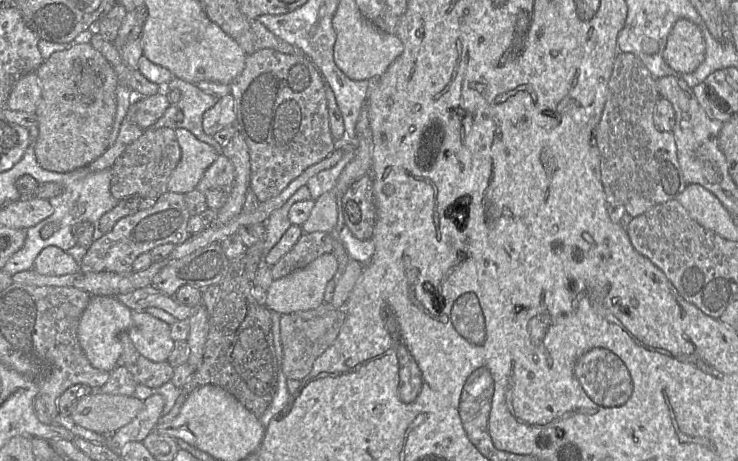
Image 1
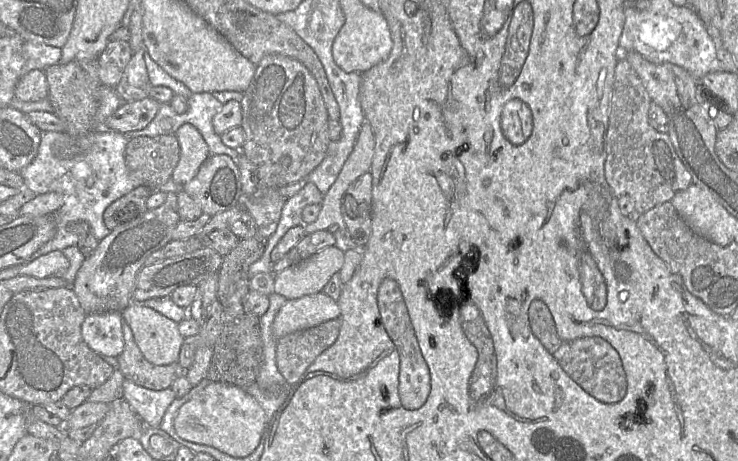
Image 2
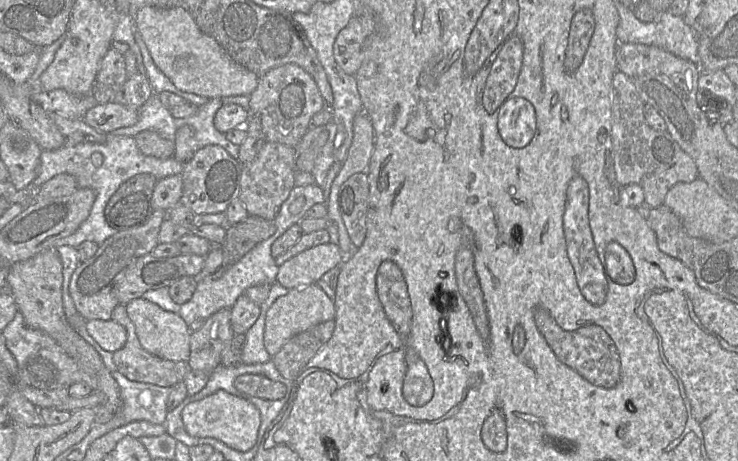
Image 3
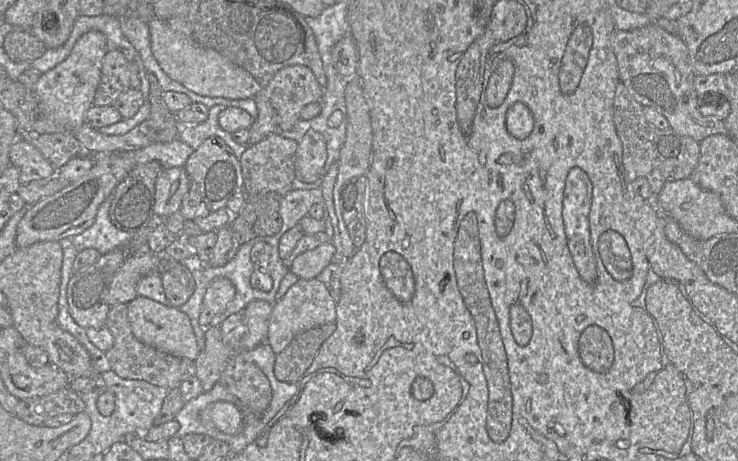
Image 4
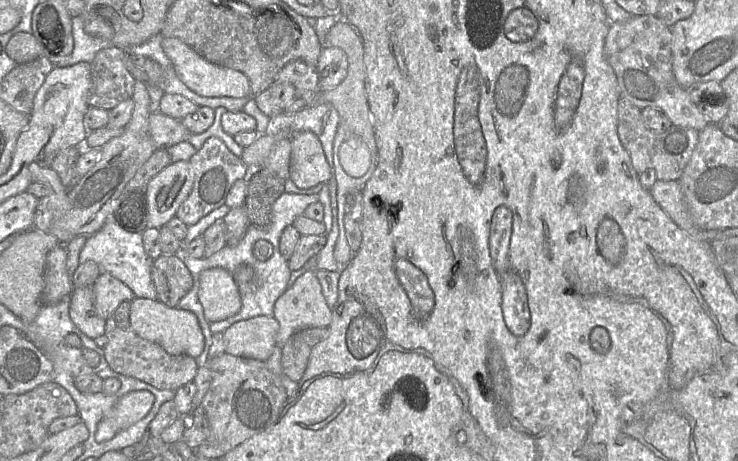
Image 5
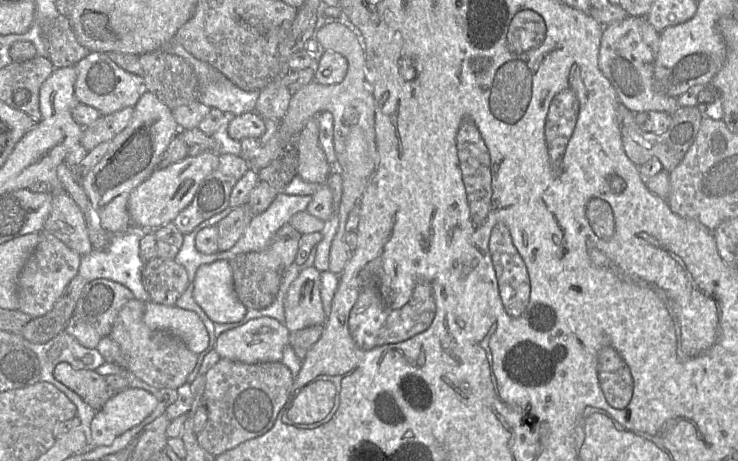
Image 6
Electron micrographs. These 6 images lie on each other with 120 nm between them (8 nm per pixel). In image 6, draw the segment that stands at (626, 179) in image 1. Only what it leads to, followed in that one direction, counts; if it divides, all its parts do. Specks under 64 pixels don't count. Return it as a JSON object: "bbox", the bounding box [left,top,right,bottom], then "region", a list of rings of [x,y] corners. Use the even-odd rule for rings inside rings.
{"bbox":[620,106,703,172],"region":[[[682,106],[671,117],[670,126],[661,134],[643,131],[635,122],[635,113],[628,113],[622,118],[620,130],[623,148],[635,165],[640,167],[650,159],[657,158],[661,162],[663,170],[670,172],[682,161],[698,134],[703,116],[697,106]]]}

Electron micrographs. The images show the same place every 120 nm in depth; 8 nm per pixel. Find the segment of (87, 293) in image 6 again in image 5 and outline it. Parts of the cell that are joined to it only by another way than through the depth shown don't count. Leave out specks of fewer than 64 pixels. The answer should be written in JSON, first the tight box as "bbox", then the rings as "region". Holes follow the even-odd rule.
{"bbox":[93,273,133,319],"region":[[[101,273],[93,284],[94,306],[97,314],[107,319],[124,301],[133,301],[133,291],[109,273]]]}

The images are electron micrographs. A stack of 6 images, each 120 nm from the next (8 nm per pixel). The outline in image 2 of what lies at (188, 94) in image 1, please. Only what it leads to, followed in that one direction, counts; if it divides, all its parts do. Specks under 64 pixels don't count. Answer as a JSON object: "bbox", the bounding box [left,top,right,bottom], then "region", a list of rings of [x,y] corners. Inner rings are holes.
{"bbox":[122,92,240,162],"region":[[[207,92],[193,93],[187,100],[188,110],[185,113],[177,114],[169,103],[160,103],[156,116],[144,129],[122,134],[128,139],[137,136],[175,135],[180,126],[189,123],[201,133],[210,155],[227,155],[235,162],[240,150],[226,146],[213,128],[213,117],[222,109],[223,104]],[[164,118],[170,119],[169,129],[163,129],[160,125]]]}

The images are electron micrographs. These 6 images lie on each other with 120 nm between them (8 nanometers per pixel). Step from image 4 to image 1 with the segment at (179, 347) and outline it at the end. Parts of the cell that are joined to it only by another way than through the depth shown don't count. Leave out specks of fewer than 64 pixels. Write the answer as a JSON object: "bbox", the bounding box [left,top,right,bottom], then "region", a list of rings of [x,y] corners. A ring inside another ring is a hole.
{"bbox":[128,311,174,362],"region":[[[134,311],[128,335],[142,356],[153,362],[163,362],[168,360],[174,348],[170,327],[146,311]]]}

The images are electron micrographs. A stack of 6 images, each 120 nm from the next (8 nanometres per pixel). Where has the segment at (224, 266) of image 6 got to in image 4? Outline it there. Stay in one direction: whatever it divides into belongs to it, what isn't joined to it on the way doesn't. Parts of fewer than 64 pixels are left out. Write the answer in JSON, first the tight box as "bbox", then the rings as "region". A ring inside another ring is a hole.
{"bbox":[199,278,235,327],"region":[[[216,278],[208,286],[202,302],[199,325],[210,327],[213,317],[225,311],[235,296],[235,287],[227,278]]]}

